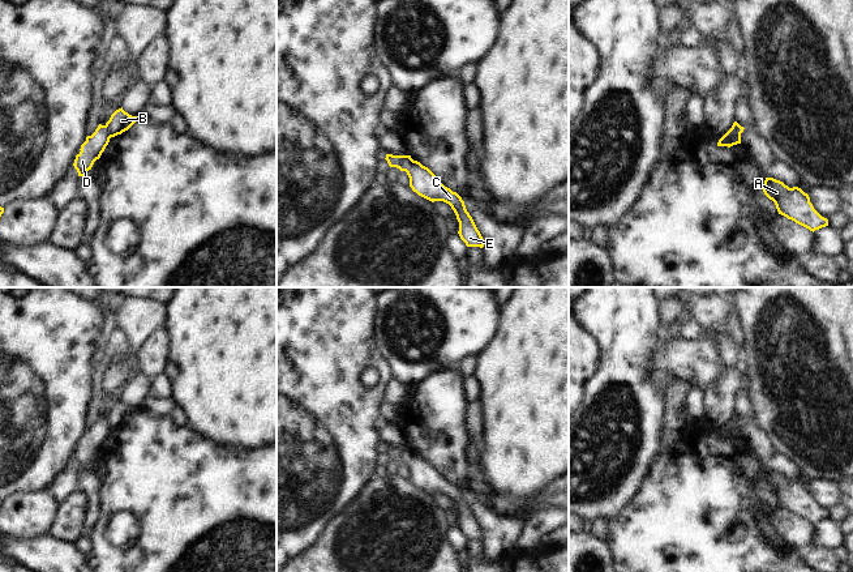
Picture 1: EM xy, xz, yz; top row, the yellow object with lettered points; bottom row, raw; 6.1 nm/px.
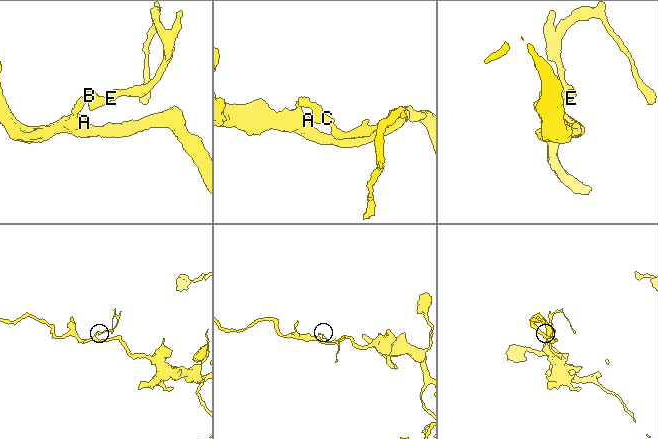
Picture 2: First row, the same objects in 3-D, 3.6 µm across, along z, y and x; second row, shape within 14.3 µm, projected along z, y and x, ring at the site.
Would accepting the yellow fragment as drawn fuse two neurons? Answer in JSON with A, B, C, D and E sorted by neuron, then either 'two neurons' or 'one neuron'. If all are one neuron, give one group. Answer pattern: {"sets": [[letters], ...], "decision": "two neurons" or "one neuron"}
{"sets": [["A", "D"], ["B", "C", "E"]], "decision": "two neurons"}

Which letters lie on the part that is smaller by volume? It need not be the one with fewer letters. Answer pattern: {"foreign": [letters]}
{"foreign": ["B", "C", "E"]}

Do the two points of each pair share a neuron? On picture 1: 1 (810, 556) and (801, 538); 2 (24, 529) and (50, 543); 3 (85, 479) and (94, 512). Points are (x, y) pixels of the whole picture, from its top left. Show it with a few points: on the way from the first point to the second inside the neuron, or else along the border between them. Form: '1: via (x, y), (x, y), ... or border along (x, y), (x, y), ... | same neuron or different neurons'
1: border along (809, 546), (802, 551) | different neurons
2: border along (51, 532), (31, 538), (13, 538) | different neurons
3: via (93, 487), (94, 504) | same neuron

